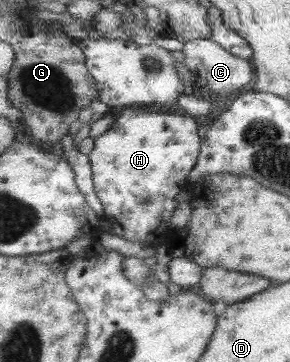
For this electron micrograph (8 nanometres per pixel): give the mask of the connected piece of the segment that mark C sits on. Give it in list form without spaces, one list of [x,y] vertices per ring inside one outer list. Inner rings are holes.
[[[194,39],[184,44],[182,48],[186,67],[197,77],[199,84],[204,86],[214,97],[229,95],[253,81],[253,67],[249,60],[241,59],[221,47],[217,41],[209,39]]]

